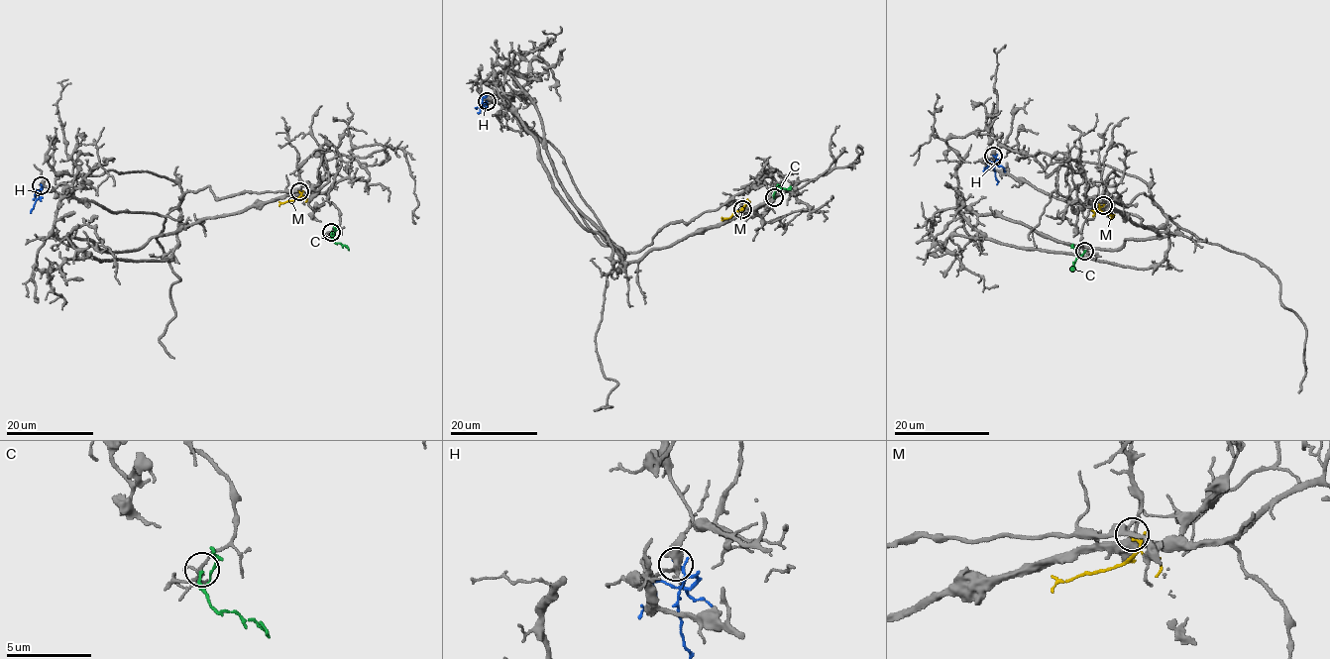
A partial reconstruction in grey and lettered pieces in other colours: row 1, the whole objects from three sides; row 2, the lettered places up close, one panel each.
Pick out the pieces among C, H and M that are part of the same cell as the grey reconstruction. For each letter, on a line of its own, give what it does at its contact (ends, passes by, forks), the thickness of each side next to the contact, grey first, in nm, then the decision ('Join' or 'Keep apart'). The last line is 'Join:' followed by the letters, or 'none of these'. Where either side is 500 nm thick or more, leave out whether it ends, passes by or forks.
C: It ends there. Thickness 150 nm (grey) against 190 nm. Keep apart
H: It passes by. Thickness 480 nm (grey) against 130 nm. Keep apart
M: It ends there. Thickness 240 nm (grey) against 160 nm. Keep apart
Join: none of these

